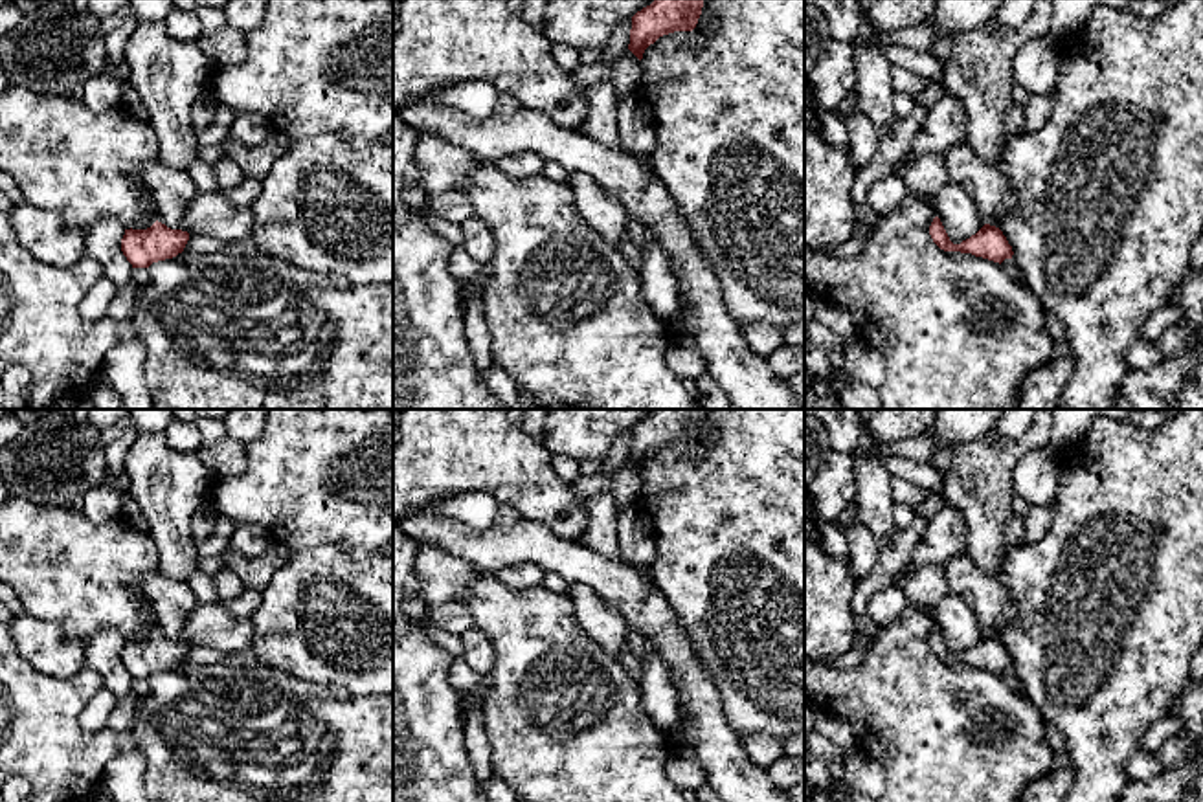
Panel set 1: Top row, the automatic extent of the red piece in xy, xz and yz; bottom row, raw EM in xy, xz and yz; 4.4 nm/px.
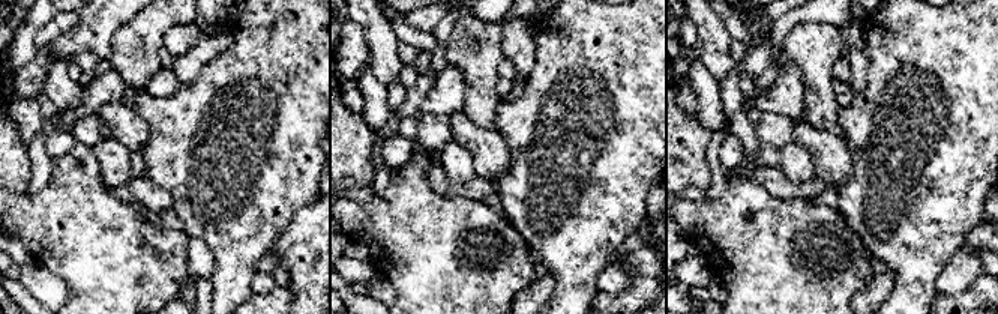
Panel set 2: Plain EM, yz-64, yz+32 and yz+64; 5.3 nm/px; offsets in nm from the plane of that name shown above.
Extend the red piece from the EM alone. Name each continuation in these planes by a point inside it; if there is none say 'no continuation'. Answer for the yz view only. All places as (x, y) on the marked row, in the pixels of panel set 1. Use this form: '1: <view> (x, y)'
no continuation

